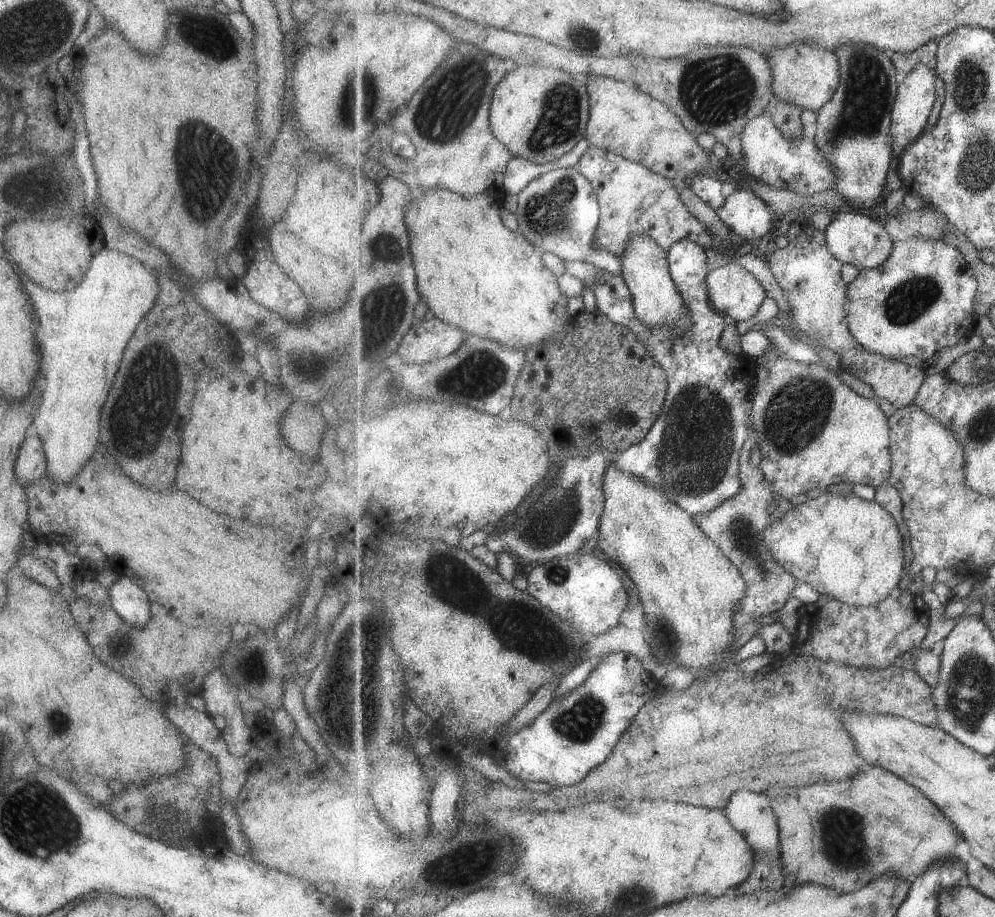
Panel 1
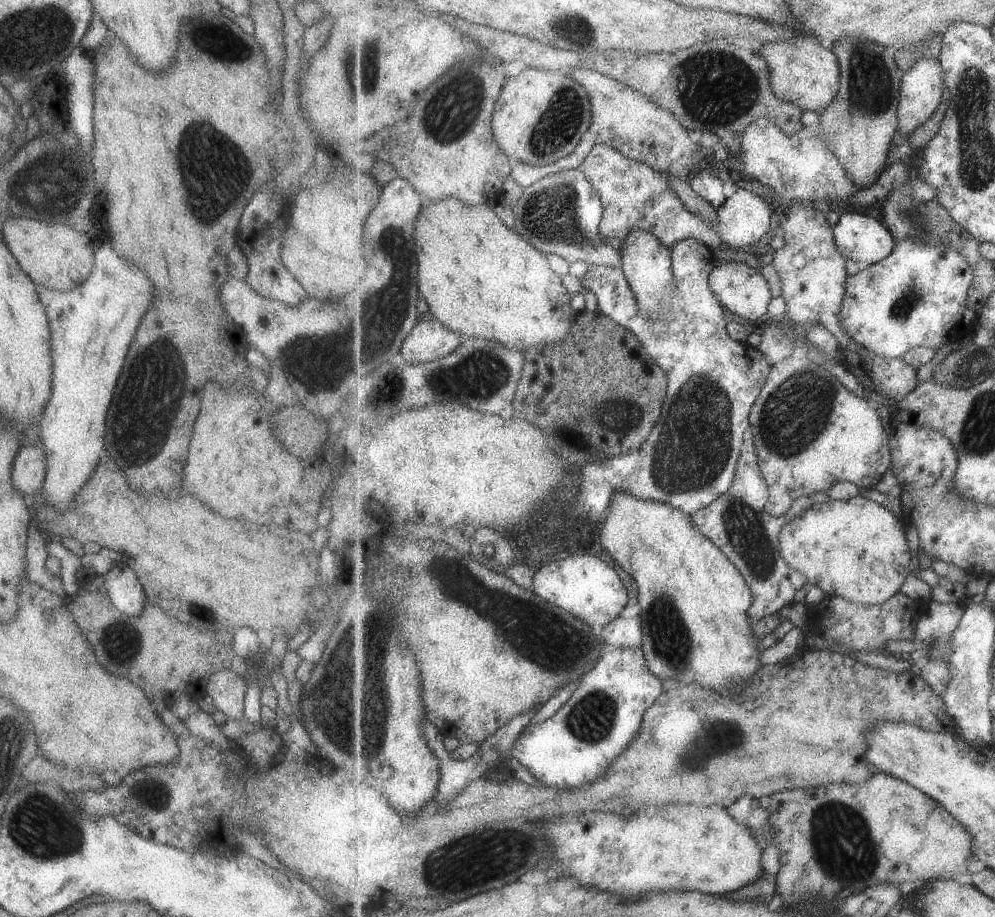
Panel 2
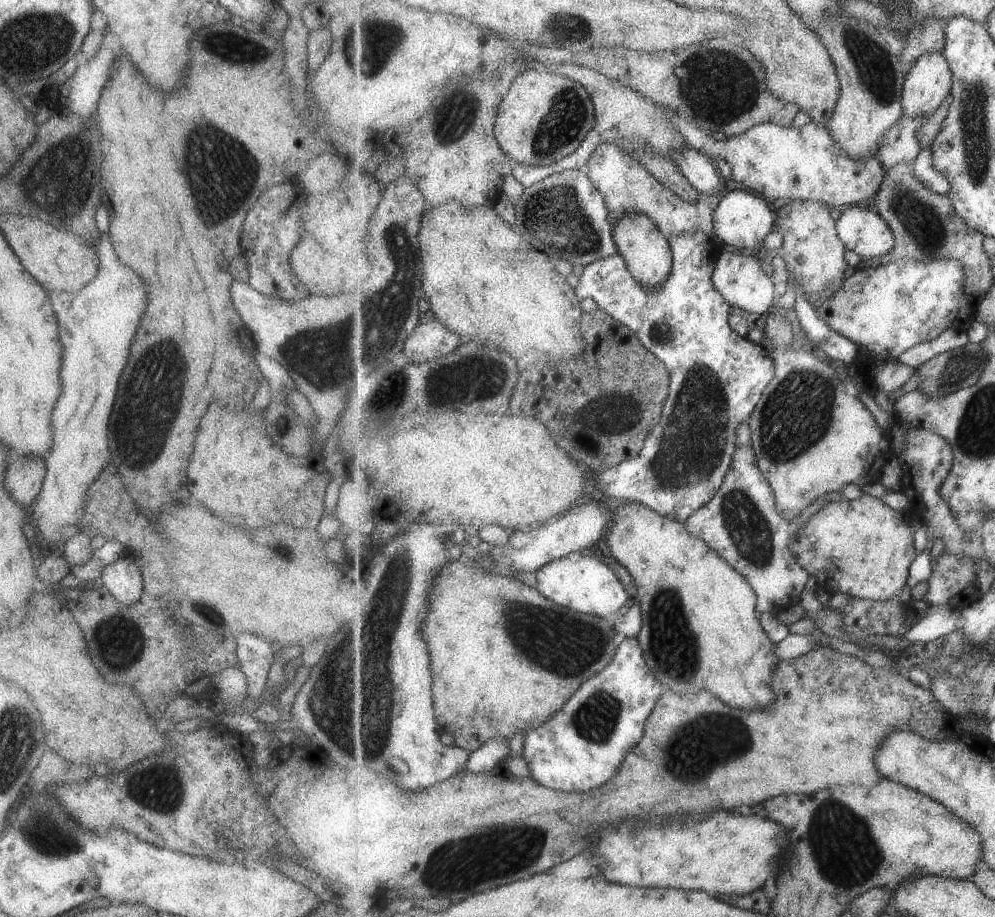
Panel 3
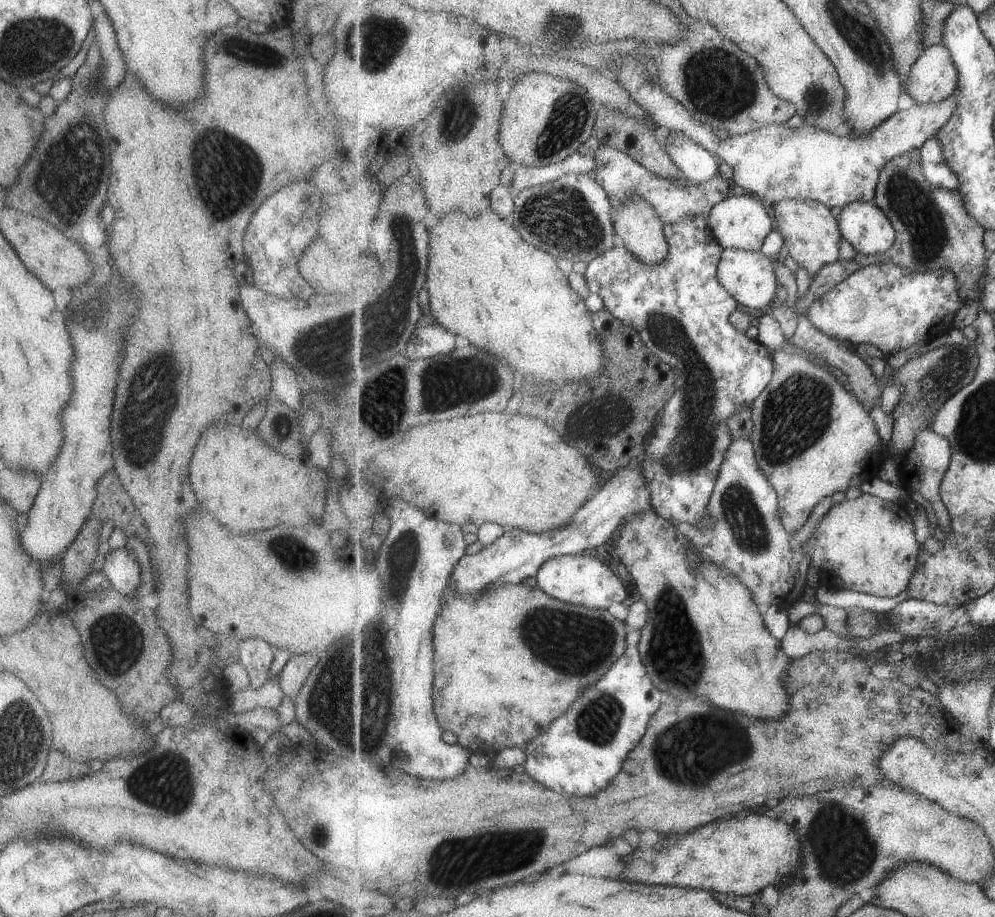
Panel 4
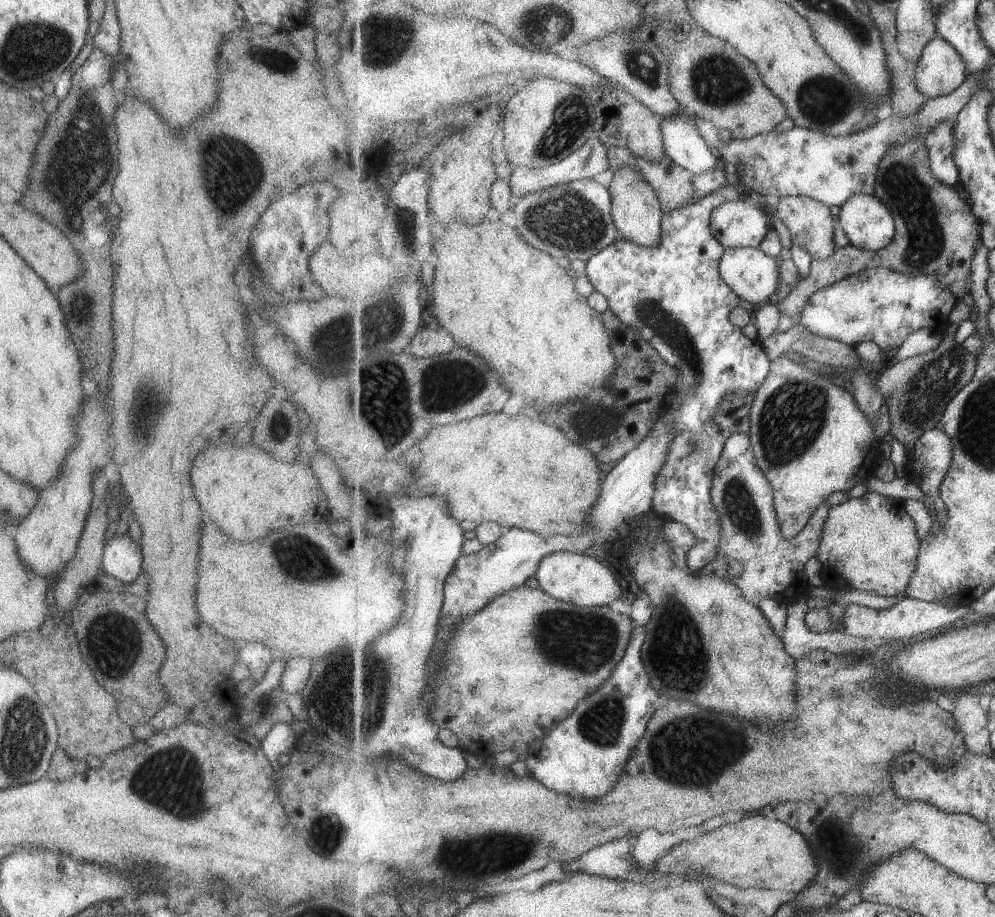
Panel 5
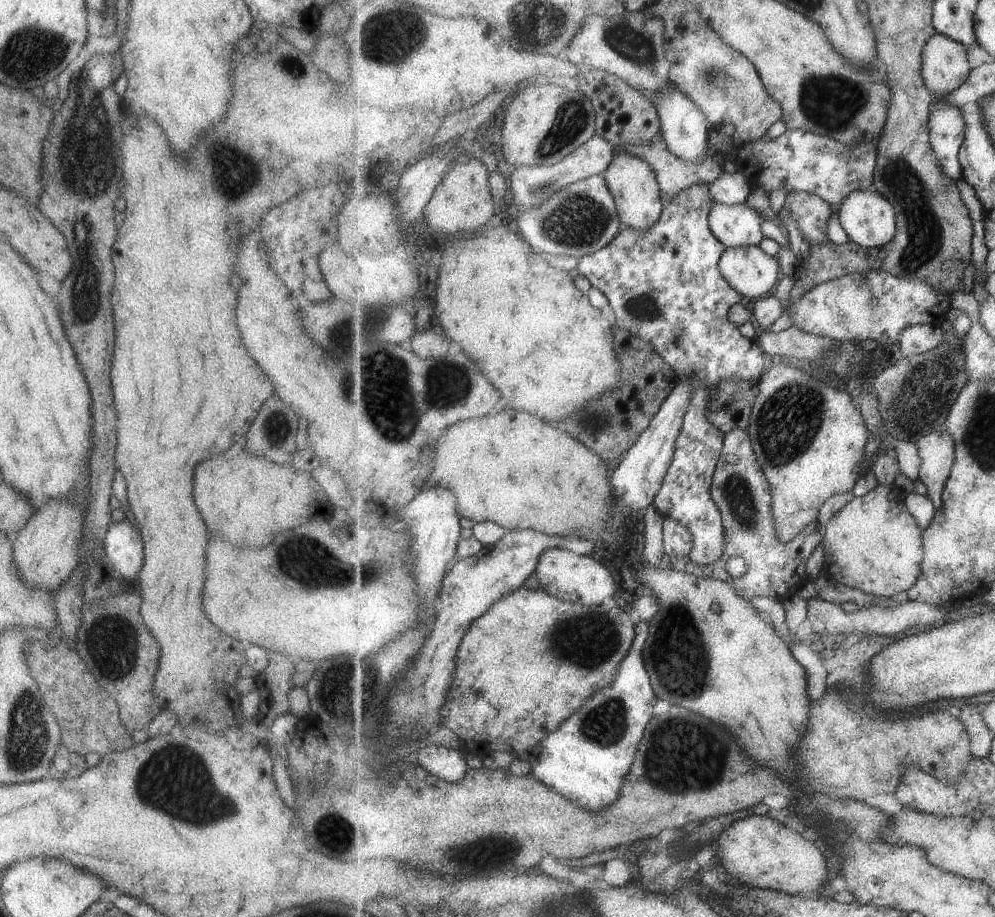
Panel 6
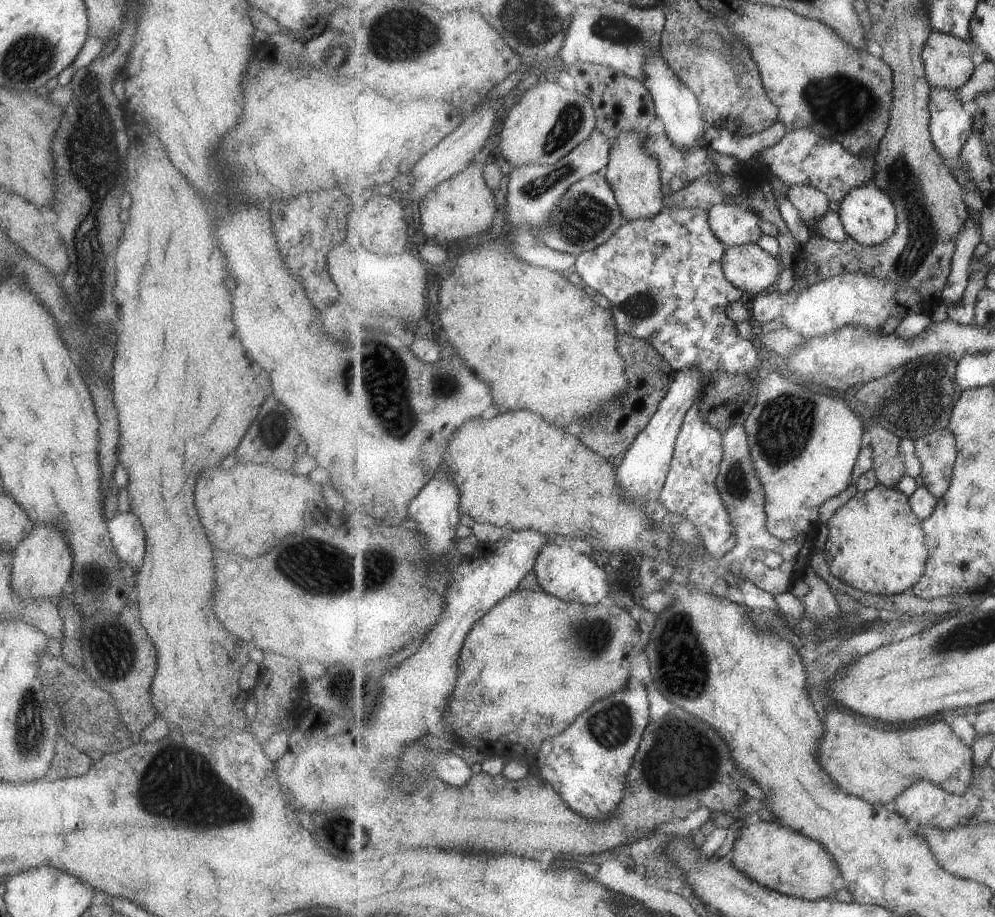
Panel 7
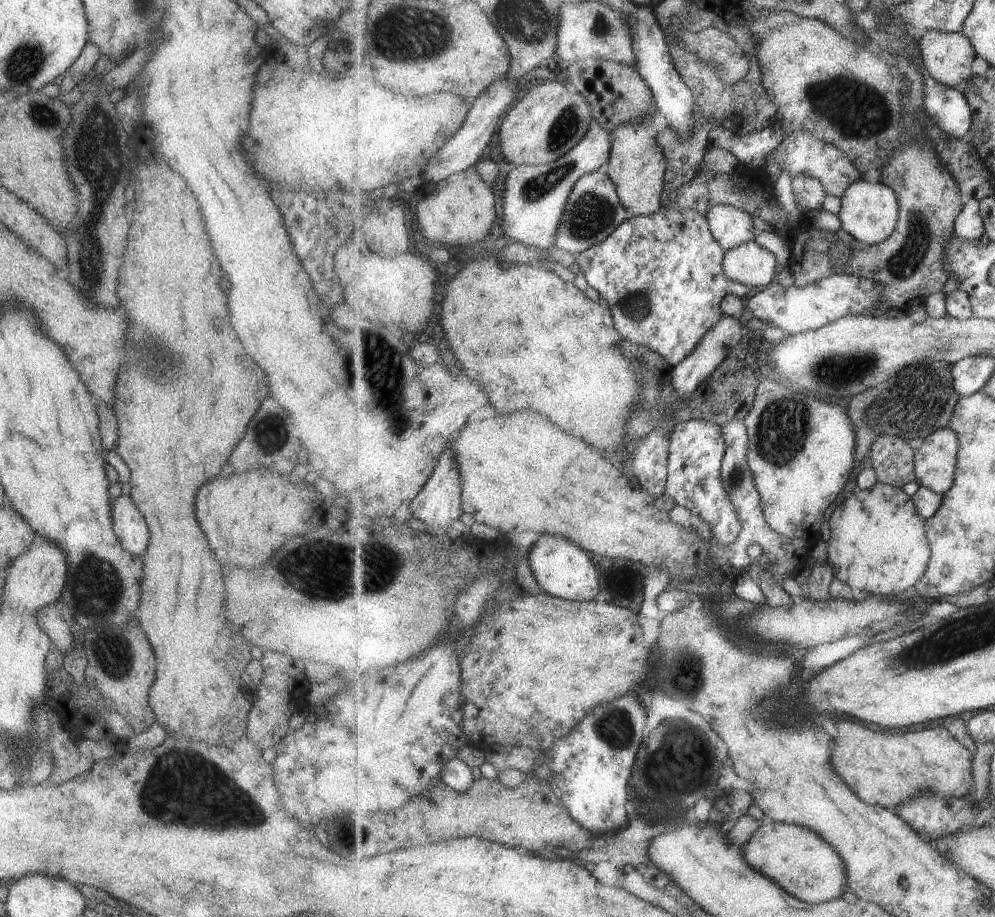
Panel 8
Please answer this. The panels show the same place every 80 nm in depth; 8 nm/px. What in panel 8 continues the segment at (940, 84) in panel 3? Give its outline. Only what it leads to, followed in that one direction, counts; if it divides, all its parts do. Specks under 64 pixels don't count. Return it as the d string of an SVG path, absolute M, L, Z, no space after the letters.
M923 32L920 52L928 74L949 87L961 88L978 70L974 67L976 49L963 32Z

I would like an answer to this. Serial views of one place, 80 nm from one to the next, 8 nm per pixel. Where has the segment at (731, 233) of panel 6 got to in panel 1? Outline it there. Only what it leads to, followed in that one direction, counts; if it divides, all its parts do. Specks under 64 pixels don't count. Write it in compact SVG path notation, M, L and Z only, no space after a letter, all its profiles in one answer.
M736 189L718 213L740 239L763 238L777 221L765 200L750 189Z

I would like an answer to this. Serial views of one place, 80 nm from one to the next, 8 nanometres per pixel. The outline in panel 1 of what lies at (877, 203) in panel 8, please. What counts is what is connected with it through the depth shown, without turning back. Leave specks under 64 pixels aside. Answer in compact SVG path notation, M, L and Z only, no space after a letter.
M839 213L825 231L828 247L842 263L853 263L863 270L873 268L889 258L893 252L893 240L883 222L865 214Z

